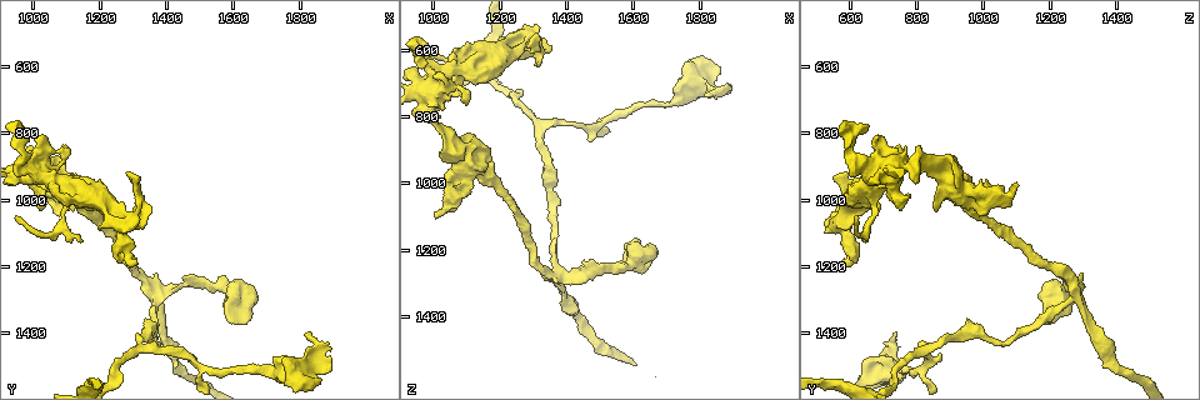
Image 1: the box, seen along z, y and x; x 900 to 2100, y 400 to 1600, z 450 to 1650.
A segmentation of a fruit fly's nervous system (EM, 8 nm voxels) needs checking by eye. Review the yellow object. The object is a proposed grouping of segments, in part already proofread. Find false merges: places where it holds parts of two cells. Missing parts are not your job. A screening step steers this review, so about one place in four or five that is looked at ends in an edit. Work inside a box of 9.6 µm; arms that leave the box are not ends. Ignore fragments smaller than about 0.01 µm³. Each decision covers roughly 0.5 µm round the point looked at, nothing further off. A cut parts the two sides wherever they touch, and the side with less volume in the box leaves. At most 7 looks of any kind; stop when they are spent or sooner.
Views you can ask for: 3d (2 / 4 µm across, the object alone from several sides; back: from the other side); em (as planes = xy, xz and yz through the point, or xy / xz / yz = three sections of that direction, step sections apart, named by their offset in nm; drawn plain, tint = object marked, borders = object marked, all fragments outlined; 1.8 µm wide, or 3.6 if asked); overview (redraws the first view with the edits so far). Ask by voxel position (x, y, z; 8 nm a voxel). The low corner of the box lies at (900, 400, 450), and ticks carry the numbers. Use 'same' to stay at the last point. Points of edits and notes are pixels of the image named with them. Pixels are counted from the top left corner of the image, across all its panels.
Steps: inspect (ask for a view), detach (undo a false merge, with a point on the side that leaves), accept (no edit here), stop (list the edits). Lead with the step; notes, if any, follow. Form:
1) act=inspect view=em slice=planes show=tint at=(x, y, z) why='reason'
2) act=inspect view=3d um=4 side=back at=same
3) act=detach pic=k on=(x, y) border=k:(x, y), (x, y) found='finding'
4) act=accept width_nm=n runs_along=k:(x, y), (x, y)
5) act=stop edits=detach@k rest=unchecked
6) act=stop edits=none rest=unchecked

act=inspect view=em um=3.6 slice=yz step=4 show=tint at=(1220, 1030, 600) why='side arm on a straight run'

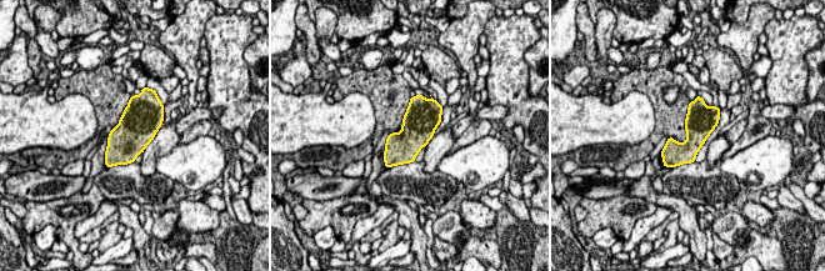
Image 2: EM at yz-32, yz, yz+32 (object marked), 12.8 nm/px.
act=inspect view=em um=3.6 slice=planes show=tint at=same why='another direction'

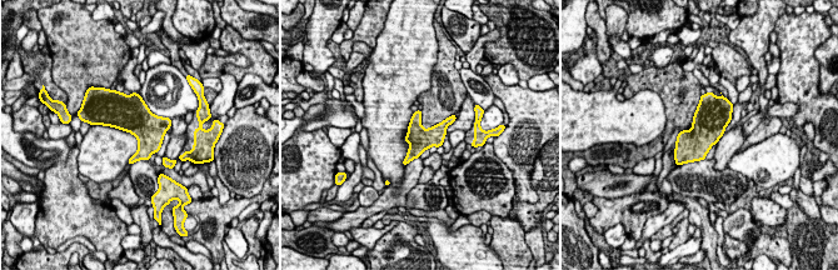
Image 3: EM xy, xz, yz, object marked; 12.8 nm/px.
act=accept found='one cell here'

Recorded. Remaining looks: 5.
act=inspect view=em slice=planes show=plain at=(1360, 1280, 1270) why='abrupt turn'

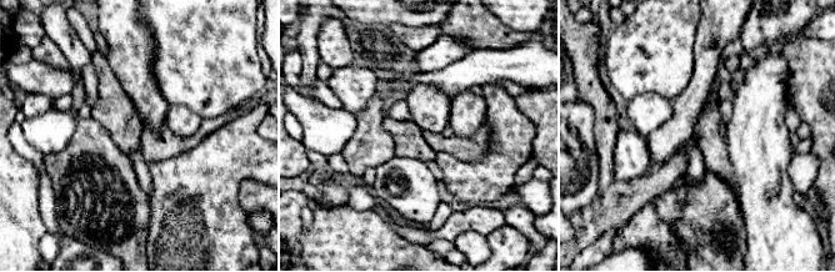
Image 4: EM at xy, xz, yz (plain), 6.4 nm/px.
act=inspect view=em slice=planes show=tint at=same why='with the object marked'

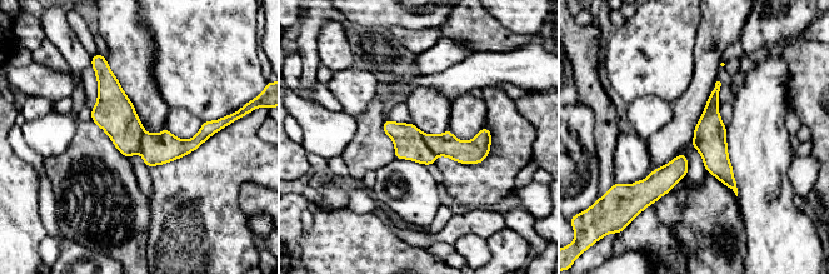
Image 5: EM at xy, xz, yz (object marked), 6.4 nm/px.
act=detach pic=5 on=(445, 144) part_leaving=5:(427, 136), (452, 148), (488, 138) found='two cells meet here'

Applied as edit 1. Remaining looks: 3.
act=inspect view=overview

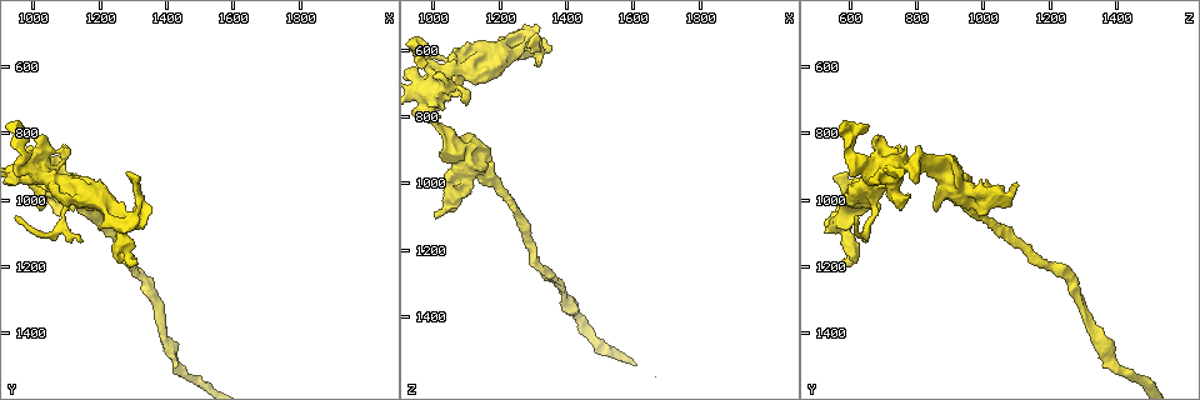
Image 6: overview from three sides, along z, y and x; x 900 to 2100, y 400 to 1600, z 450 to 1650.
act=inspect view=em slice=planes show=tint at=(1020, 910, 690) why='abrupt turn'

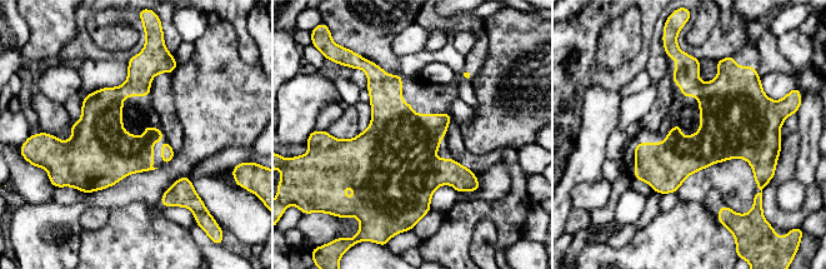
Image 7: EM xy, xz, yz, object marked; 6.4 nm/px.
act=accept found='one cell here'

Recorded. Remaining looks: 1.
act=stop edits=detach@5 rest=unchecked

